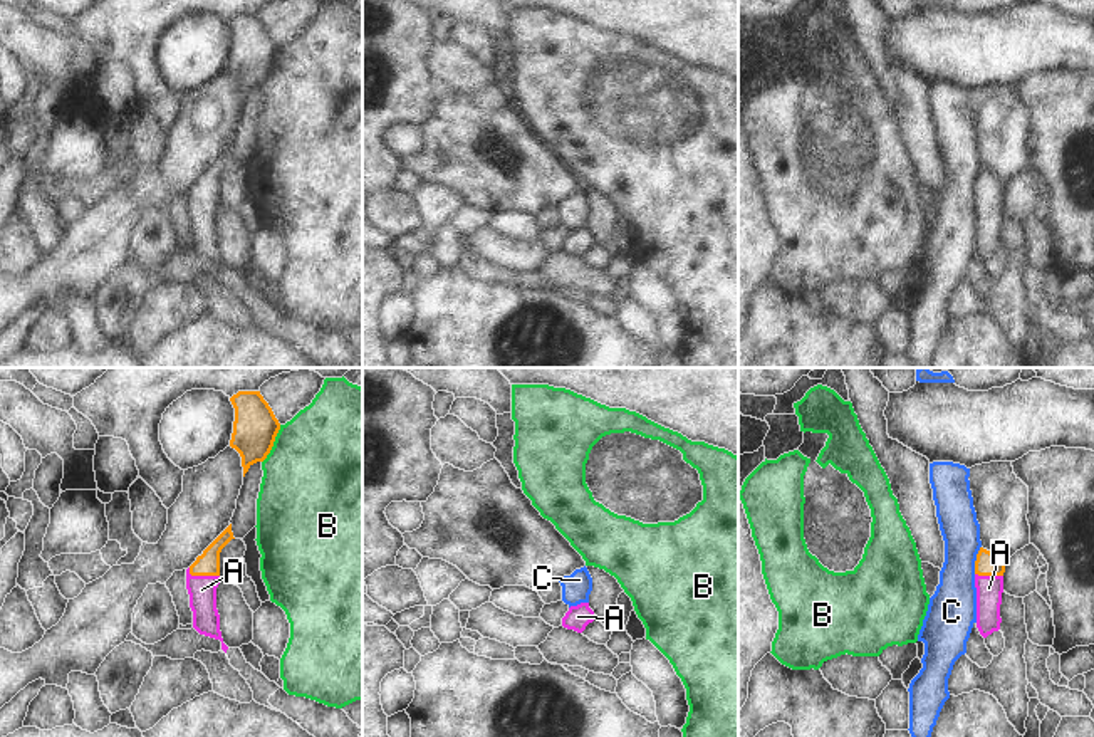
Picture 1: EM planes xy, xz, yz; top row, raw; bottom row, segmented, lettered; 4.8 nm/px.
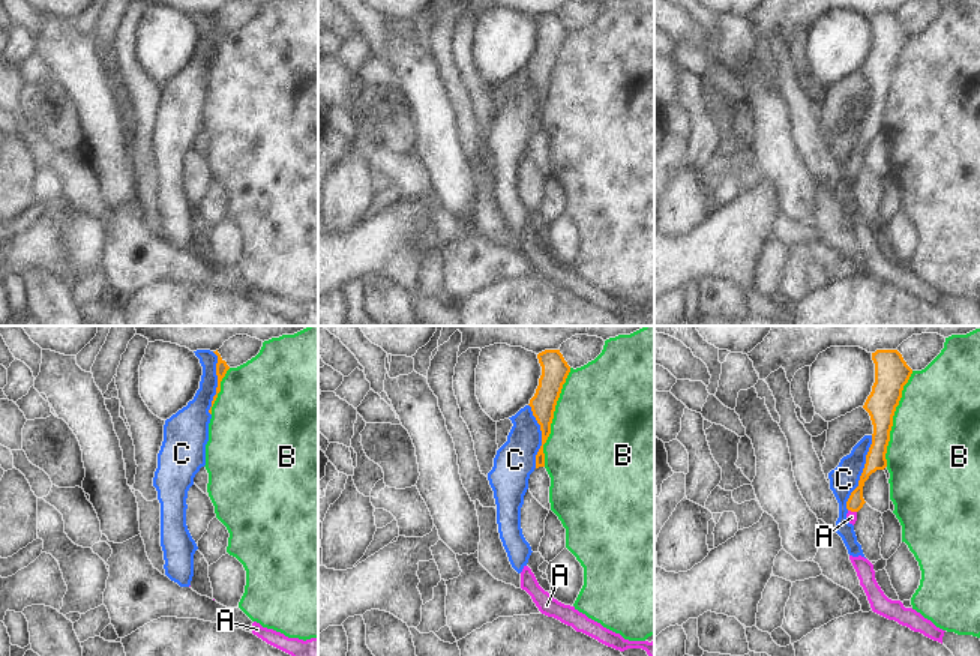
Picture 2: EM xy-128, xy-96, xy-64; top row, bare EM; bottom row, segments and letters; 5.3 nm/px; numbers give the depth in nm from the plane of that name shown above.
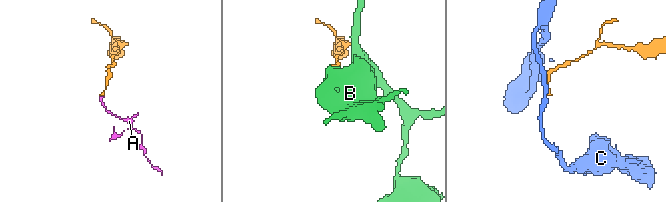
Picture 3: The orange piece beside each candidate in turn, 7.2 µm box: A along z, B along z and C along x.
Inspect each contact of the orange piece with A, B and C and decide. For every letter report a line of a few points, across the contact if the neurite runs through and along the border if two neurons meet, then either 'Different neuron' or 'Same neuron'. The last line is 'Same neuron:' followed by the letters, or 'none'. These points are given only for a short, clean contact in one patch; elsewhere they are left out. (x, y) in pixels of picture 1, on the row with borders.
A: Line: xy (208, 563), (202, 574), (202, 590). Same neuron
B: Different neuron
C: Different neuron
Same neuron: A.

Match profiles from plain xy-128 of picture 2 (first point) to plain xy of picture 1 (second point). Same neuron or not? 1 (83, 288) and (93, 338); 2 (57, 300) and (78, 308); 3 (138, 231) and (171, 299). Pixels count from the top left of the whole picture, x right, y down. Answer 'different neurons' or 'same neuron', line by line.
1: different neurons
2: different neurons
3: same neuron

